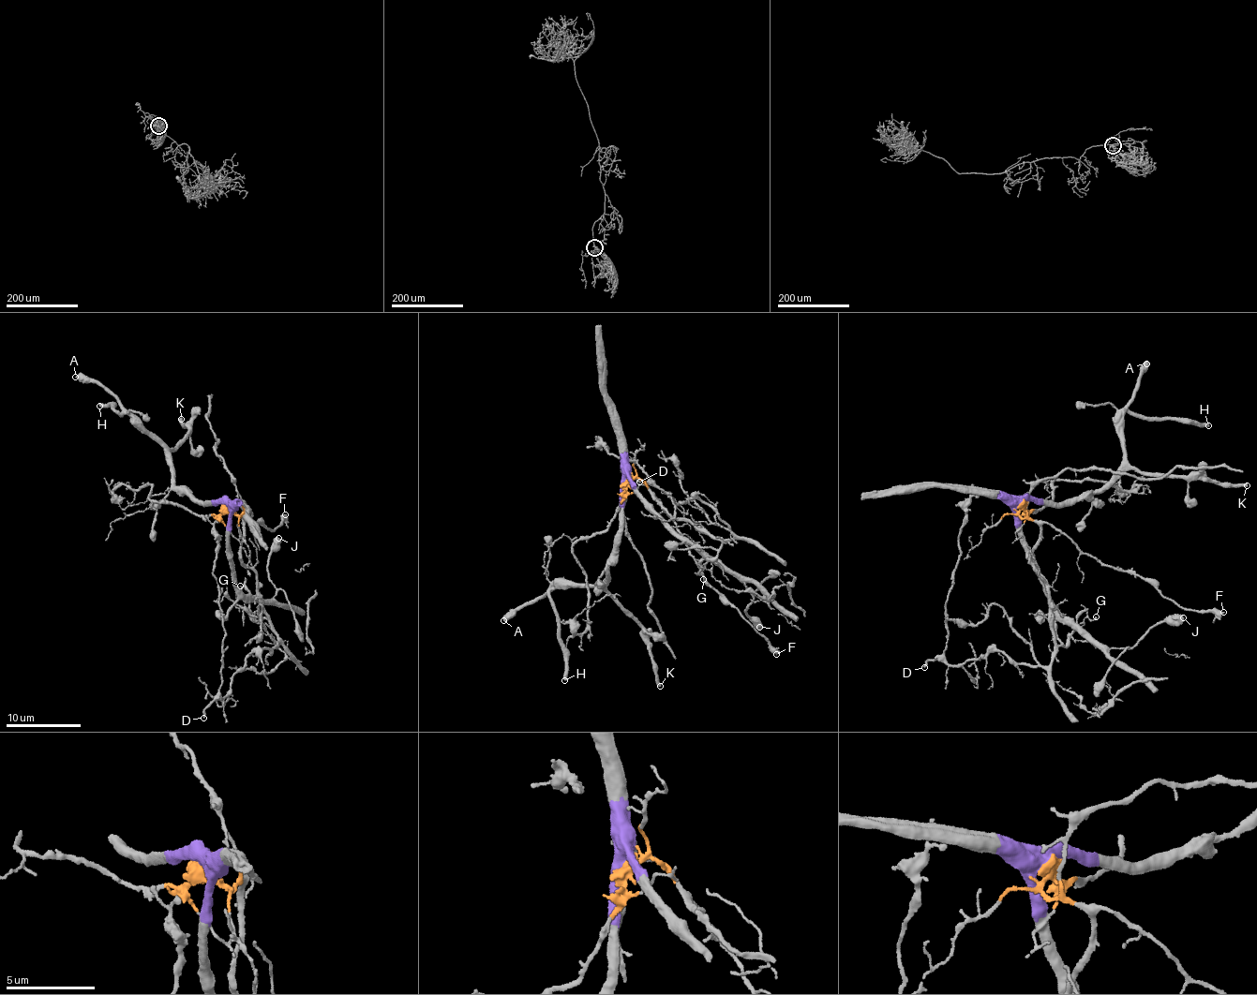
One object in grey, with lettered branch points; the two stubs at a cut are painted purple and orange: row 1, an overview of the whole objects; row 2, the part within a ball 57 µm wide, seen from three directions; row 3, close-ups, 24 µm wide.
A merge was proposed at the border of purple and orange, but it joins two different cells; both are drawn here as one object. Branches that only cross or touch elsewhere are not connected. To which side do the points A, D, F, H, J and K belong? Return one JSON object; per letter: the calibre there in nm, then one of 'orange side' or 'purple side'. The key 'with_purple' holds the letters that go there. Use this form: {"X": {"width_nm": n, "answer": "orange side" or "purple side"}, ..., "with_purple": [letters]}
{"A": {"width_nm": 500, "answer": "purple side"}, "D": {"width_nm": 200, "answer": "orange side"}, "F": {"width_nm": 480, "answer": "orange side"}, "H": {"width_nm": 400, "answer": "purple side"}, "J": {"width_nm": 650, "answer": "purple side"}, "K": {"width_nm": 360, "answer": "purple side"}, "with_purple": ["A", "H", "J", "K"]}

